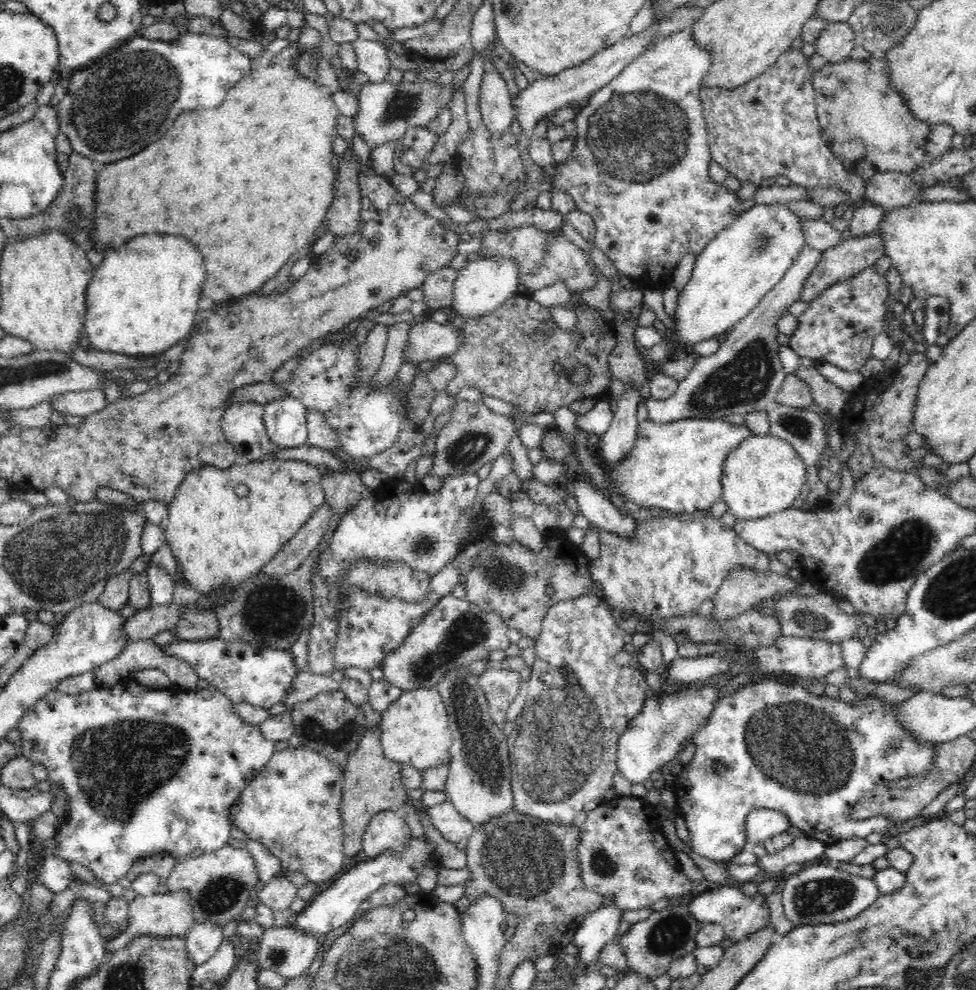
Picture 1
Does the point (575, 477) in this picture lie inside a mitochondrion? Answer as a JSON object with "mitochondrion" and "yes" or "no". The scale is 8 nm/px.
{"mitochondrion":"no"}

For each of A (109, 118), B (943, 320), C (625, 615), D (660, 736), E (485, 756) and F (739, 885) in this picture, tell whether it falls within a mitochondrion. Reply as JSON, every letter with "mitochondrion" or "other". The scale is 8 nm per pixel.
{"A":"mitochondrion","B":"other","C":"other","D":"mitochondrion","E":"mitochondrion","F":"other"}

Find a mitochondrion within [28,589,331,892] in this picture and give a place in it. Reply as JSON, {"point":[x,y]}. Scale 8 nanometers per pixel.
{"point":[120,764]}

